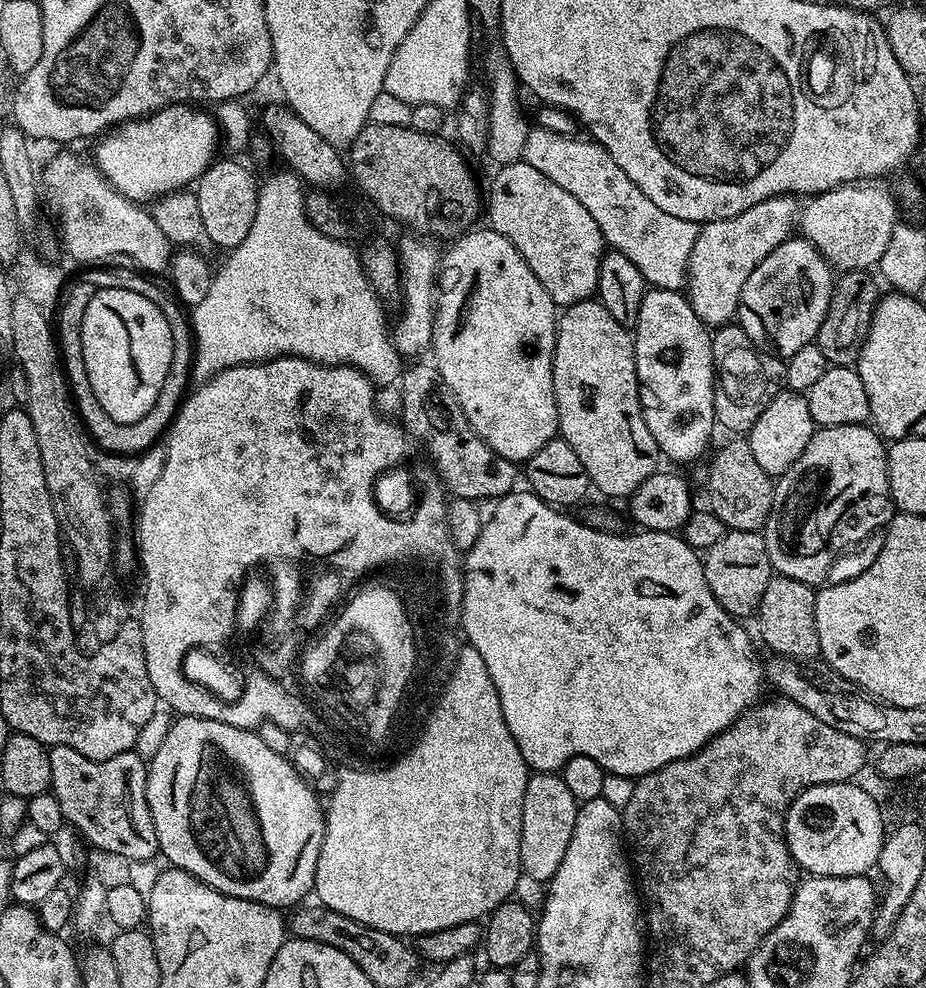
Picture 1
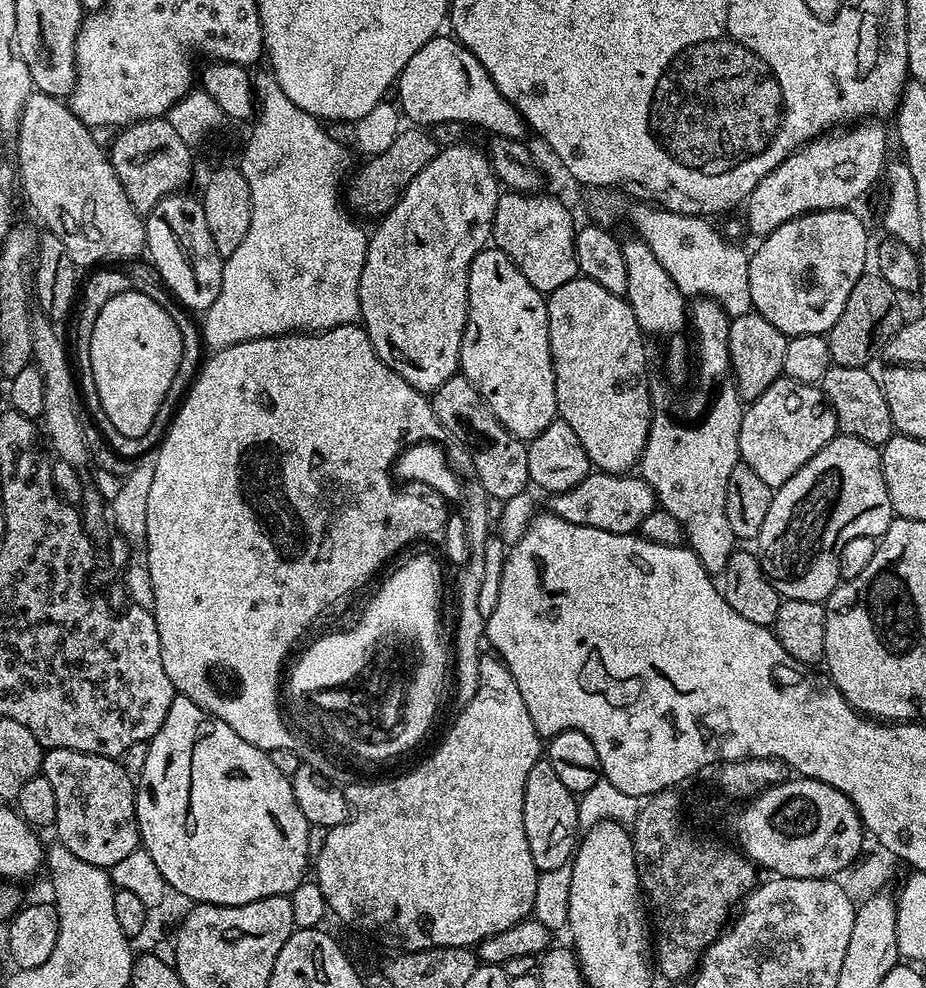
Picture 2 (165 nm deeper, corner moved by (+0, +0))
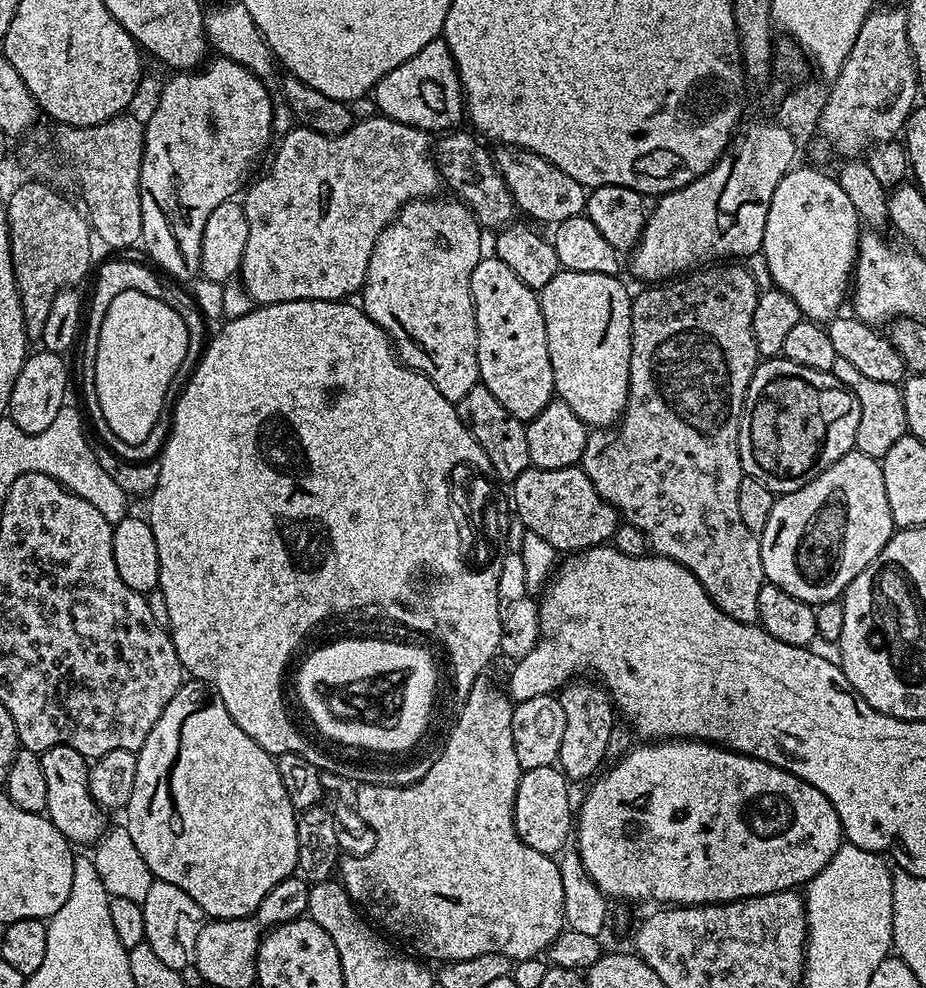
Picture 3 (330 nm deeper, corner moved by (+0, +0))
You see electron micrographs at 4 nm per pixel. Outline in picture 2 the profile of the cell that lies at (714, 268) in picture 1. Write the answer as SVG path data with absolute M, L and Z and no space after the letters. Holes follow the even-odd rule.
M856 122L851 126L844 126L839 130L832 130L818 136L796 152L790 153L783 162L774 166L770 174L766 174L766 178L762 178L762 182L758 182L758 186L754 186L754 190L748 196L746 209L748 208L749 230L757 232L757 237L763 238L768 233L778 230L778 226L798 216L804 216L808 212L848 208L859 196L866 195L875 184L878 184L886 167L886 161L889 159L888 134L890 138L890 132L880 124L883 123Z

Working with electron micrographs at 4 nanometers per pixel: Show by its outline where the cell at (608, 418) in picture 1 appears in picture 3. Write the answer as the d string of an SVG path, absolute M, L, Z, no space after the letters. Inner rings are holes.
M557 272L546 286L539 289L540 309L542 318L546 322L546 346L550 350L550 366L554 370L555 395L582 418L582 422L587 424L589 429L607 428L615 425L624 414L624 408L628 404L628 383L630 382L630 354L632 353L632 296L628 288L623 284L620 276L607 276L606 274L578 274L577 272Z

